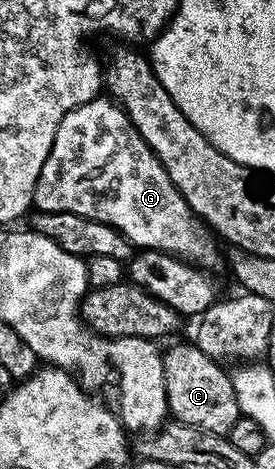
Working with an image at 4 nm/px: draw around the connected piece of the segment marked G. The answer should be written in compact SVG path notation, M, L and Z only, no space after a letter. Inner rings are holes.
M109 97L87 101L68 111L63 121L59 121L51 153L47 161L43 161L43 169L35 185L33 207L37 211L75 213L79 217L103 221L123 233L123 237L127 237L134 248L162 251L192 263L194 267L213 269L223 259L223 251L221 255L217 248L218 240L209 239L210 228L188 207L188 202L172 184L159 157L136 131L124 109Z

